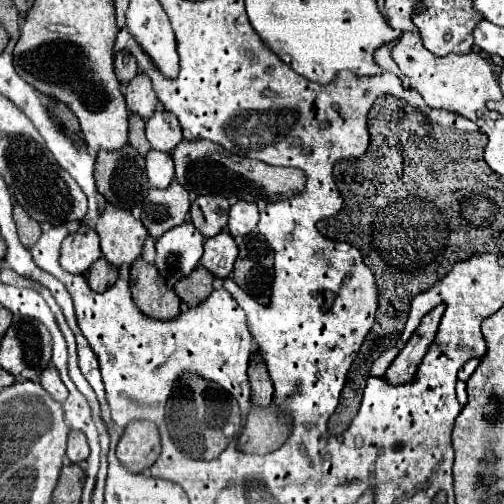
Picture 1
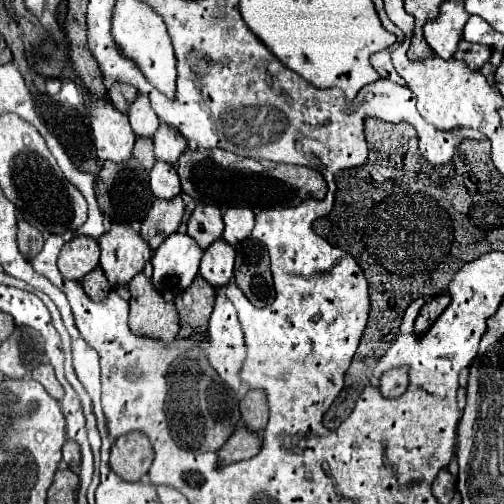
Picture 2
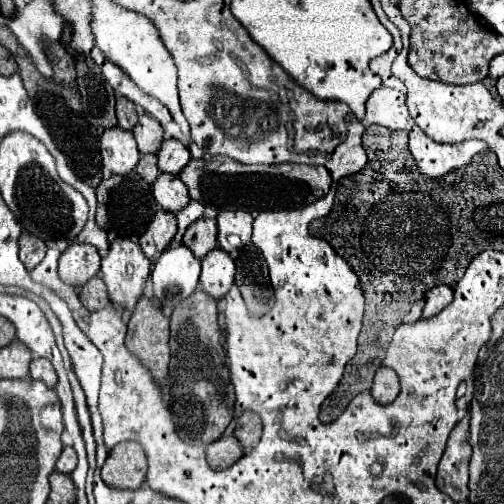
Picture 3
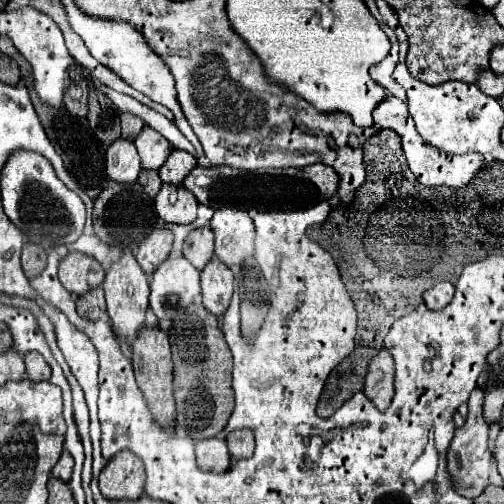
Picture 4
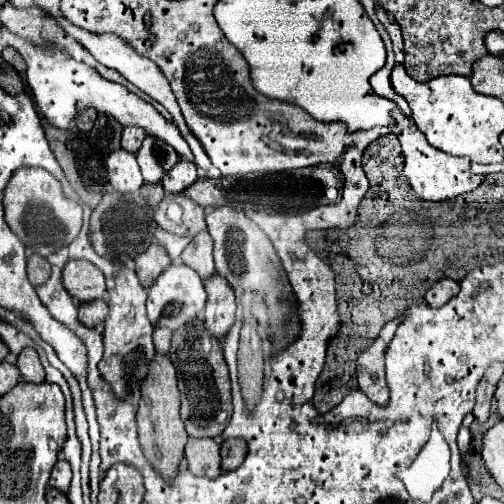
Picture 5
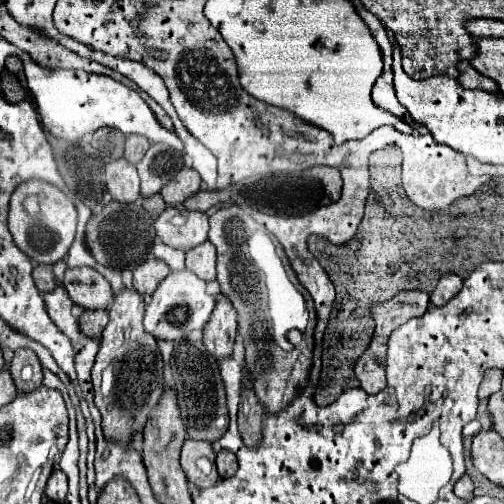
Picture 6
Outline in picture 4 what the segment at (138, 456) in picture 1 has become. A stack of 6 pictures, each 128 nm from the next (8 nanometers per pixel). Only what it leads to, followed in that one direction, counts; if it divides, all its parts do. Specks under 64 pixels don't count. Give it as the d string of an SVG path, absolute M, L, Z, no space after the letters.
M128 450L118 452L100 474L100 492L108 500L138 500L144 492L144 464Z

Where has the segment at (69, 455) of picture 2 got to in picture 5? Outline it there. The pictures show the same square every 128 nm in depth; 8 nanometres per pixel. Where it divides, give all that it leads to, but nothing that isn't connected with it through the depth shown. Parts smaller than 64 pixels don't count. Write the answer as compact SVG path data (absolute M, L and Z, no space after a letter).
M58 460L54 470L52 470L52 476L50 476L50 486L60 490L60 492L68 492L68 484L72 480L72 470L70 470L70 464L66 460Z

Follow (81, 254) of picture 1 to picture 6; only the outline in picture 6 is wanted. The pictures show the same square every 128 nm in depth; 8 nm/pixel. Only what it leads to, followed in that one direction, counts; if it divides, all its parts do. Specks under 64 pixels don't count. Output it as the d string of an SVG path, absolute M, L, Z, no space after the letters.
M68 268L62 280L68 296L84 310L108 310L114 292L108 280L94 268Z

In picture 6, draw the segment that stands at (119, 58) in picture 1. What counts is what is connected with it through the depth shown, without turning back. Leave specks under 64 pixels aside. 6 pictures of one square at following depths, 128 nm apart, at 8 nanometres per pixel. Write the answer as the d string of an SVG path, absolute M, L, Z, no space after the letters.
M128 136L128 138L126 138L124 158L126 158L130 164L138 164L148 148L150 148L150 142L148 142L144 136Z

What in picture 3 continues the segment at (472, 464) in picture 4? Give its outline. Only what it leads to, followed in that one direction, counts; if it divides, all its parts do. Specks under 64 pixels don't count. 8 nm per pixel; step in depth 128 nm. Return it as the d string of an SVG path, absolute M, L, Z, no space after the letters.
M466 412L466 416L454 426L436 474L436 486L456 502L468 500L468 460L472 458L472 446L468 444L468 420L470 412Z

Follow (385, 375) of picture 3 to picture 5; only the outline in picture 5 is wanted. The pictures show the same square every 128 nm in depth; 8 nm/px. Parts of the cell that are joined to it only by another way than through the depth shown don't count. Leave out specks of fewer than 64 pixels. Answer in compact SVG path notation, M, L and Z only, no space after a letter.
M406 312L392 318L390 322L386 322L384 328L380 330L380 336L374 340L374 344L366 352L362 352L356 360L356 378L358 378L360 390L372 402L378 402L380 406L384 406L388 402L388 386L384 380L384 352L392 340L396 328L402 324L404 318L406 318Z

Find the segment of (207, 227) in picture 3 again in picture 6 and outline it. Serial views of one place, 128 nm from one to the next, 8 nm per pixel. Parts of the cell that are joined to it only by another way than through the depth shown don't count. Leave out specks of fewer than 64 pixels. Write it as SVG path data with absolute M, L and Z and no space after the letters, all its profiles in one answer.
M206 240L204 244L186 252L186 270L210 282L216 280L216 248Z

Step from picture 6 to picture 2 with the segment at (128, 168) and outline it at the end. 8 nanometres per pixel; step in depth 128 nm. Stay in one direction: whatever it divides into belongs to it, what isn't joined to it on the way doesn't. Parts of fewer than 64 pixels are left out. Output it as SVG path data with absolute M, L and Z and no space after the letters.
M92 98L88 106L98 158L104 162L112 160L116 164L130 160L136 136L128 124L128 116L120 114L110 100Z

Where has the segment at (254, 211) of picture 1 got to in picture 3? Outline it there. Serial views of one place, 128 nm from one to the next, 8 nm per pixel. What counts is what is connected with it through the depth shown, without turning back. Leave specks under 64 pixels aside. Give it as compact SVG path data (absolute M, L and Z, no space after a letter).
M222 210L218 216L218 246L232 254L246 246L252 236L252 216L244 210Z

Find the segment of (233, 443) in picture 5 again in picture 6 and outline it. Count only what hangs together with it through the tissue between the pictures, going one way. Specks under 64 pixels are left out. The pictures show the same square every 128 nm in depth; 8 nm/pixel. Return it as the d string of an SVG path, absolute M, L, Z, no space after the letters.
M222 450L222 452L218 452L216 468L218 468L218 474L220 474L222 478L234 476L234 474L236 474L236 470L238 470L238 460L236 460L236 456L232 456L232 452Z

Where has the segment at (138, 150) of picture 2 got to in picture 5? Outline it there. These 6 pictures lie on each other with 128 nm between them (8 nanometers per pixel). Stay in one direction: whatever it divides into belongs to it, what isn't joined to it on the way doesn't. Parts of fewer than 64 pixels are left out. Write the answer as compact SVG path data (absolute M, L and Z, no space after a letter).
M144 184L144 186L140 188L140 192L142 192L142 198L144 198L152 208L156 208L156 206L160 204L160 200L164 198L162 184Z

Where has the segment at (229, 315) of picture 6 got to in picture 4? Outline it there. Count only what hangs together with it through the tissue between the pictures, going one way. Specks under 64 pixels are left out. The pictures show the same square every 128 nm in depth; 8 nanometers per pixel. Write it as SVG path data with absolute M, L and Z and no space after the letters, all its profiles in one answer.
M212 260L202 270L202 300L204 308L216 318L222 318L230 306L234 290L232 270L220 260Z

